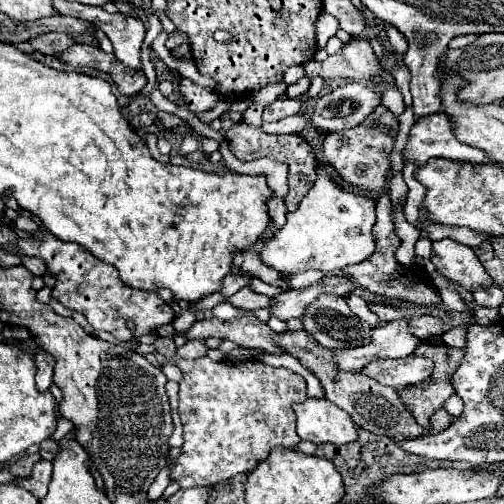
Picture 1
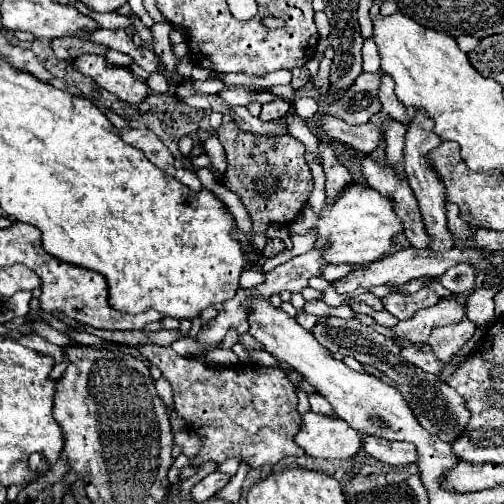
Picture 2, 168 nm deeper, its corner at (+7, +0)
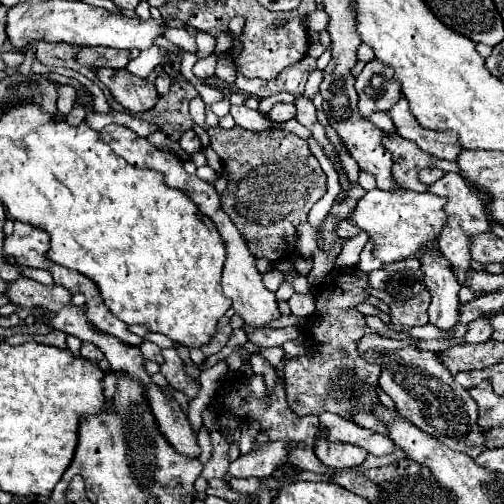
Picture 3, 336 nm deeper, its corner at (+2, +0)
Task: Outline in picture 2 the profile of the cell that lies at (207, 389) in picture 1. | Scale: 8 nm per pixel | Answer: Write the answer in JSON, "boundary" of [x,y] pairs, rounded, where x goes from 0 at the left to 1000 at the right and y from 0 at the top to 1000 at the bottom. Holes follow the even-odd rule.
{"boundary":[[[278,685],[274,696],[298,712],[317,736],[321,748],[341,764],[345,780],[345,812],[369,831],[381,855],[401,871],[401,891],[389,911],[381,911],[385,927],[397,927],[405,915],[429,915],[440,919],[444,911],[472,907],[476,915],[496,919],[500,927],[524,927],[524,923],[548,923],[556,911],[583,903],[595,907],[603,895],[587,883],[583,863],[595,855],[595,819],[587,815],[591,788],[587,768],[575,760],[567,740],[552,728],[524,728],[508,720],[488,724],[464,724],[464,728],[429,728],[413,720],[397,720],[385,708],[361,708],[341,688],[317,688],[317,685]]]}

